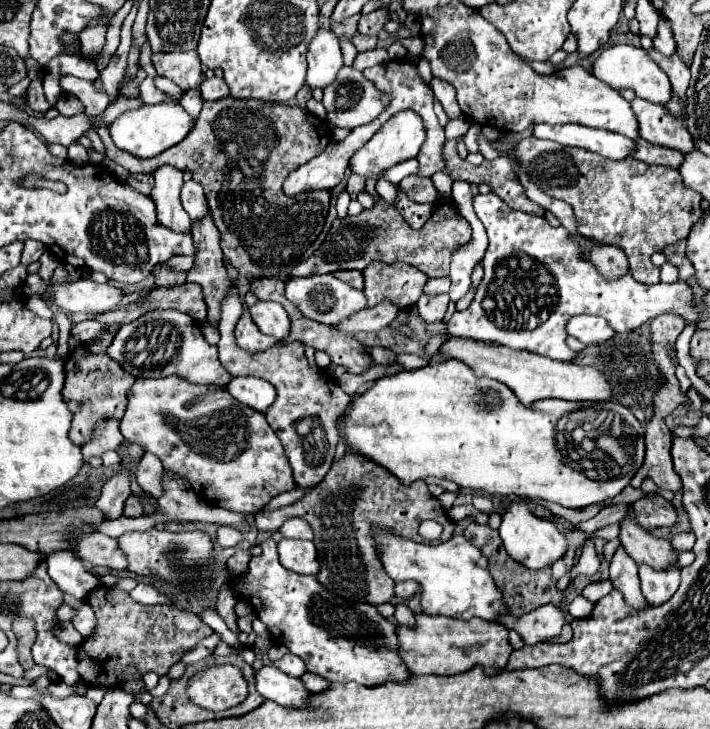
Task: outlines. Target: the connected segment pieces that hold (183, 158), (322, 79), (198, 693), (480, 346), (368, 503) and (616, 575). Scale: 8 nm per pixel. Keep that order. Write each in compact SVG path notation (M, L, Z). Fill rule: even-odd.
M234 97L204 101L194 133L182 145L174 145L174 149L166 149L152 159L140 159L118 149L110 139L108 127L98 129L98 133L106 145L106 157L132 175L154 173L162 165L190 171L192 179L206 191L226 259L244 275L252 273L286 281L290 269L302 261L302 255L322 231L326 209L330 207L330 191L308 191L288 197L282 189L290 172L320 155L332 137L328 121L318 119L308 109Z
M320 27L308 47L306 83L312 89L326 87L330 85L330 81L334 81L340 67L342 67L342 53L340 53L338 37L330 29Z
M214 665L192 675L188 679L186 693L188 699L202 709L224 711L240 705L248 697L248 683L238 667Z
M448 337L440 351L448 359L458 359L466 363L476 377L488 377L494 381L504 383L514 395L520 399L522 405L532 405L538 399L566 399L566 401L608 401L614 397L612 383L604 373L594 367L582 367L576 363L554 361L550 357L532 353L532 351L514 351L510 347L482 343L464 337Z
M346 451L322 479L322 485L316 485L298 503L276 511L256 513L256 527L260 531L276 531L282 527L284 519L292 517L306 519L314 529L314 545L322 565L316 575L318 581L340 597L372 605L394 599L394 581L386 575L378 557L378 545L374 539L376 531L392 531L402 539L422 543L424 539L418 535L418 527L424 519L434 519L444 527L442 542L452 538L455 528L454 521L446 515L440 501L430 495L424 481L404 485L386 467L354 451ZM356 591L364 595L356 595Z
M618 547L618 551L612 557L610 563L610 581L614 583L614 589L618 589L624 595L624 601L640 611L648 603L640 591L640 579L638 579L638 565L634 559L624 551L624 547Z

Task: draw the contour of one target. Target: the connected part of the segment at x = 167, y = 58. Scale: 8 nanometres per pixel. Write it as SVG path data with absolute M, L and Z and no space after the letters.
M196 51L152 53L152 61L154 61L158 75L168 77L184 91L200 83L200 57Z

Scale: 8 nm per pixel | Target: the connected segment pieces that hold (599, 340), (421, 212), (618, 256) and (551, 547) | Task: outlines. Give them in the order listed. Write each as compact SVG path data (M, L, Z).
M578 315L568 323L568 335L576 337L584 345L602 345L616 335L604 317Z
M398 187L398 201L394 205L402 213L402 217L406 219L406 223L410 223L414 229L422 229L424 223L430 219L434 211L433 204L418 204L412 202L407 195Z
M600 247L594 249L590 253L590 261L594 261L594 265L598 265L598 271L606 277L606 279L614 279L620 277L620 273L628 271L628 259L624 255L622 249L618 247Z
M512 503L506 507L506 513L504 513L502 525L500 525L500 537L502 537L504 549L508 551L508 555L532 571L544 569L544 567L556 563L568 551L568 541L566 541L564 533L560 533L554 523L534 517L528 511L526 503Z

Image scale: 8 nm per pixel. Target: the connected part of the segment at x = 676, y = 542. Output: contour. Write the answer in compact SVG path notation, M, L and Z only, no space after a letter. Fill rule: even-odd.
M678 533L678 535L674 535L672 547L676 551L690 551L694 547L694 533Z

